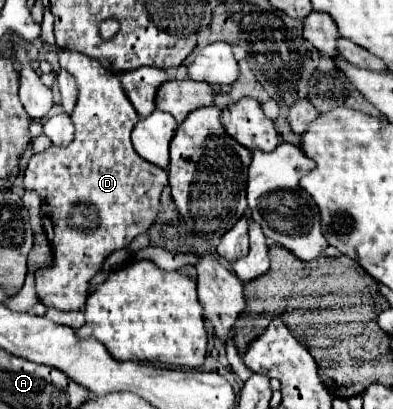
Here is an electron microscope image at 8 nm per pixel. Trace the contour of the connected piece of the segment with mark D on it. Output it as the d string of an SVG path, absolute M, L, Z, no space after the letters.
M61 51L59 63L77 81L79 95L71 113L73 125L77 129L75 139L65 147L51 145L43 153L33 155L25 171L25 189L35 191L41 199L41 223L53 251L53 267L35 273L37 297L45 307L55 307L59 311L81 311L91 279L101 271L105 259L113 251L127 247L137 235L145 233L155 223L161 191L167 183L167 173L141 159L131 145L131 131L139 121L139 115L129 103L119 75L109 73L99 61L77 51Z

